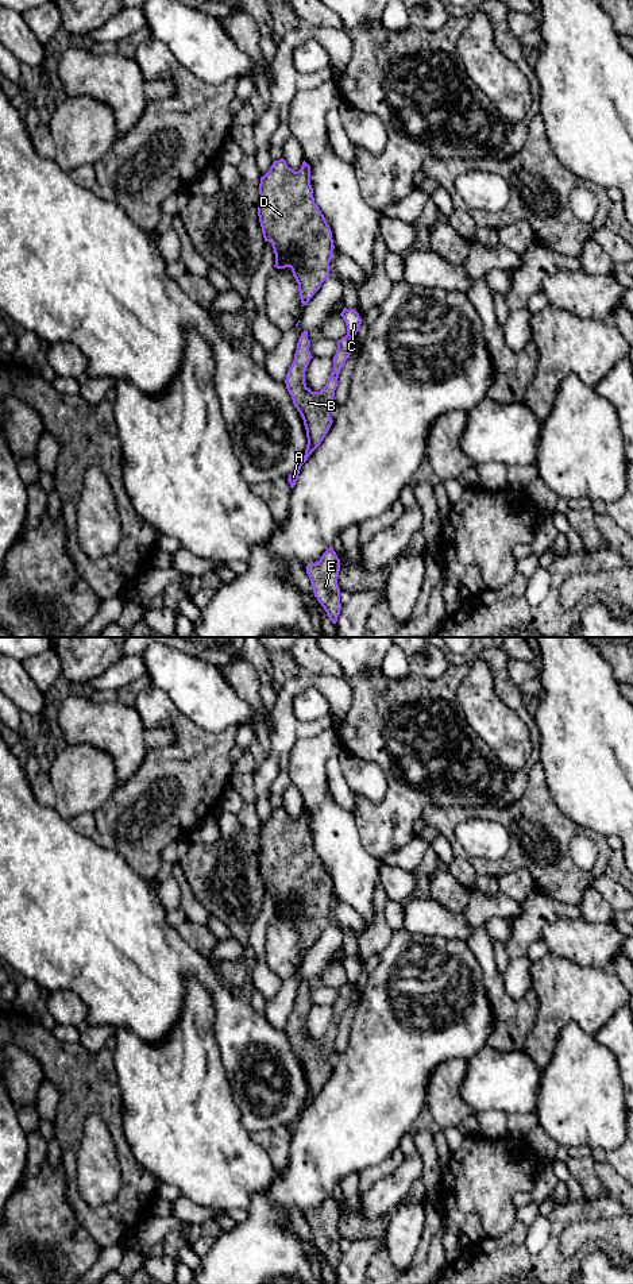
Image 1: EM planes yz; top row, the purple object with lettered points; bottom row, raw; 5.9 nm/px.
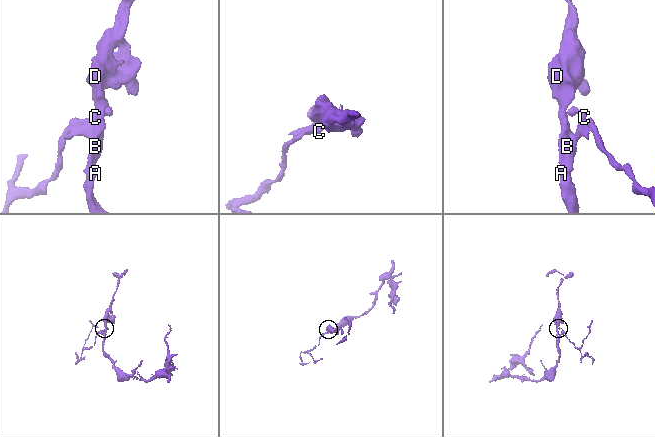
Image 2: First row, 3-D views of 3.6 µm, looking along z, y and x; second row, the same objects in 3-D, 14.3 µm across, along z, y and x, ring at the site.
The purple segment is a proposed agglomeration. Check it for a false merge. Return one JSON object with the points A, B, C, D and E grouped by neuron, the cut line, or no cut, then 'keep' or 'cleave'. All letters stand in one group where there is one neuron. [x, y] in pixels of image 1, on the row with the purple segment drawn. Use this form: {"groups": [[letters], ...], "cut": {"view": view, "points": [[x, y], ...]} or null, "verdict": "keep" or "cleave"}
{"groups": [["A", "B", "C", "D", "E"]], "cut": null, "verdict": "keep"}

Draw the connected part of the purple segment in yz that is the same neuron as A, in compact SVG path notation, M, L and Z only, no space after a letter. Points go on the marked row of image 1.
M344 308L340 316L346 321L347 335L337 342L337 350L332 359L333 371L325 386L320 392L312 392L305 383L305 371L310 359L313 358L309 351L310 340L308 339L308 331L301 333L294 354L294 360L286 374L286 389L304 420L308 437L305 455L300 462L298 469L287 478L292 489L296 485L301 466L321 444L333 423L329 414L329 408L333 404L339 373L346 360L350 358L352 336L356 335L362 324L362 319L355 309Z

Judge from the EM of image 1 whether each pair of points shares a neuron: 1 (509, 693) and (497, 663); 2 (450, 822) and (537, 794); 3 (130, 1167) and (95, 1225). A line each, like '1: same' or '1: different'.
1: same
2: same
3: same

